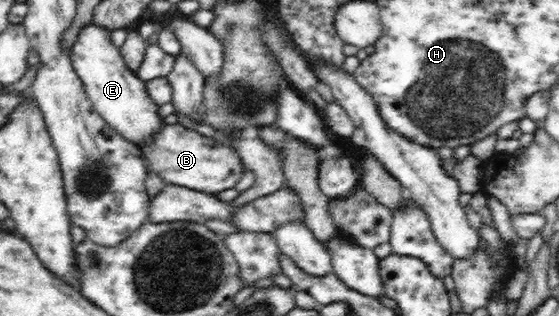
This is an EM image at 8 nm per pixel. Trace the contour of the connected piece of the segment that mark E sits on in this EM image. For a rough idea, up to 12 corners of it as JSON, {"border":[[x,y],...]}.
{"border":[[82,27],[70,60],[96,114],[130,144],[164,125],[110,30]]}

